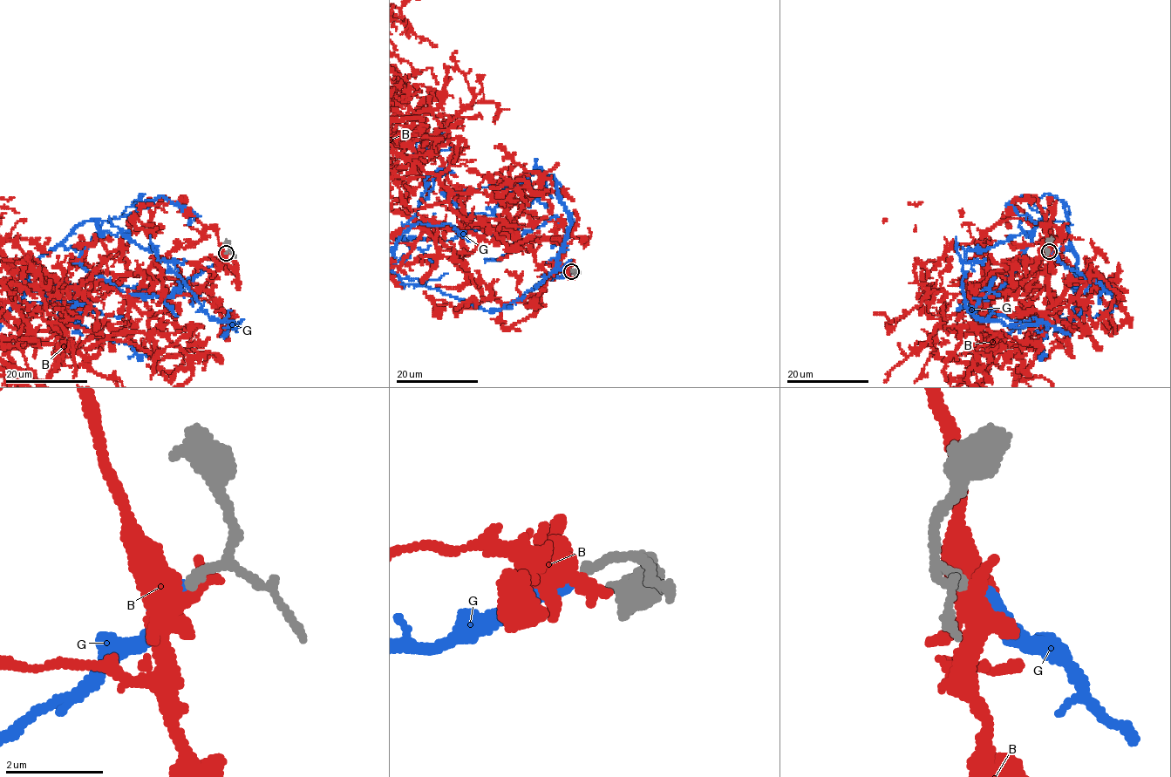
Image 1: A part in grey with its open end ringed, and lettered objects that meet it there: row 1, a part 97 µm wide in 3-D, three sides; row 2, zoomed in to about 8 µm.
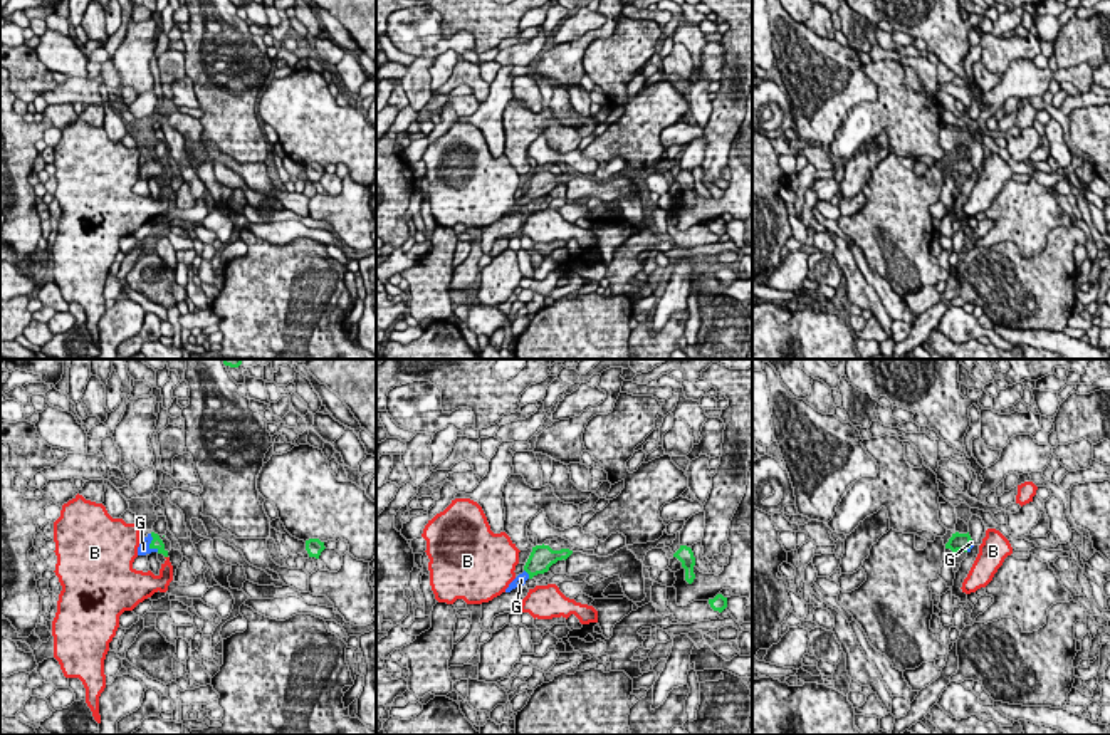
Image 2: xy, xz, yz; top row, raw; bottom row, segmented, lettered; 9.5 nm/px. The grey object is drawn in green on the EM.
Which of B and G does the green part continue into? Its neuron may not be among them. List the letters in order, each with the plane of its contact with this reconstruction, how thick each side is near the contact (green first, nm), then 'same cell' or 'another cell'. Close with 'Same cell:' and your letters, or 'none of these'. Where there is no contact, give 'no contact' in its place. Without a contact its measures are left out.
B: no contact; another cell
G: contact in xy; calibres 120 and 120 nm; same cell
Same cell: G

